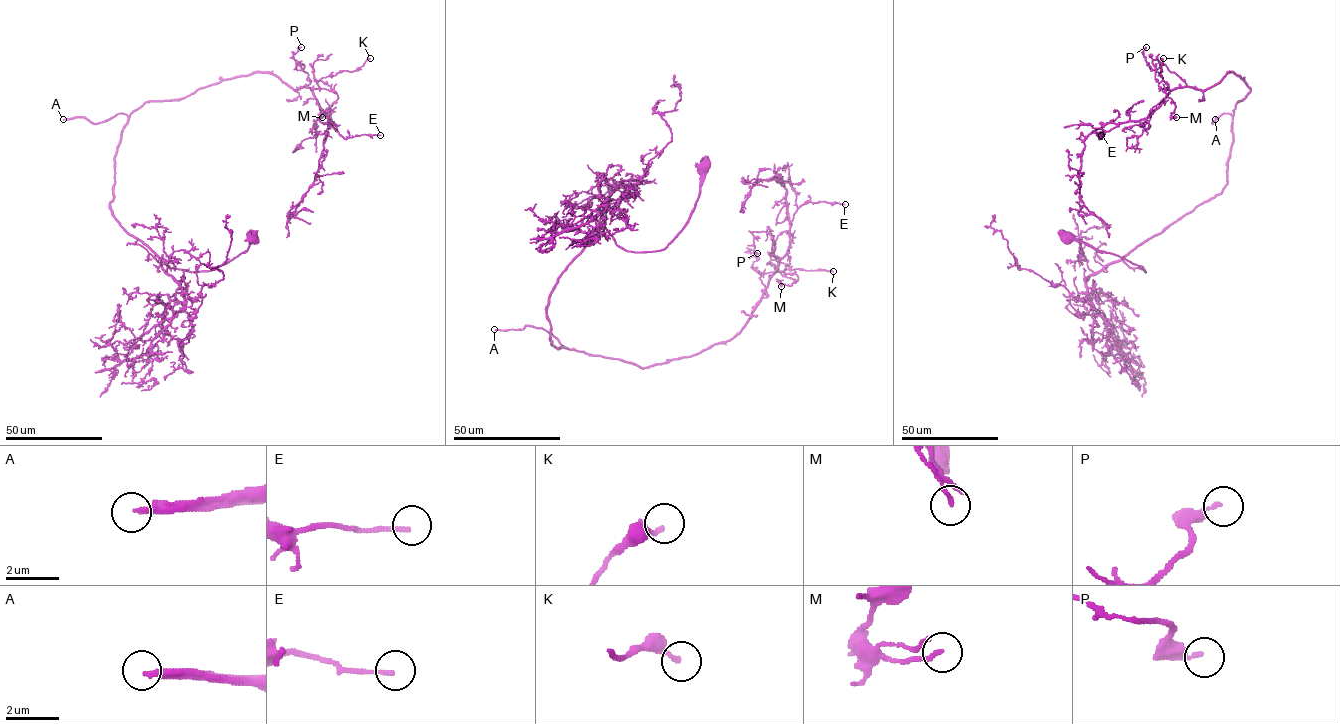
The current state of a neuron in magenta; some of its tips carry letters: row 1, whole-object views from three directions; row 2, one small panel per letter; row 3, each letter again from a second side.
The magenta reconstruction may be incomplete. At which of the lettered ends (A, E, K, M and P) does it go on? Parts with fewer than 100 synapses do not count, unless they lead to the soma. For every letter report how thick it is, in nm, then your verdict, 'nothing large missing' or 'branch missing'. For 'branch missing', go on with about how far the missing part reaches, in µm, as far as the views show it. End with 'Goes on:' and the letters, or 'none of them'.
A: 240 nm thick; branch missing; about 250 µm are missing
E: 140 nm thick; nothing large missing
K: 240 nm thick; nothing large missing
M: 140 nm thick; nothing large missing
P: 150 nm thick; nothing large missing
Goes on: A

